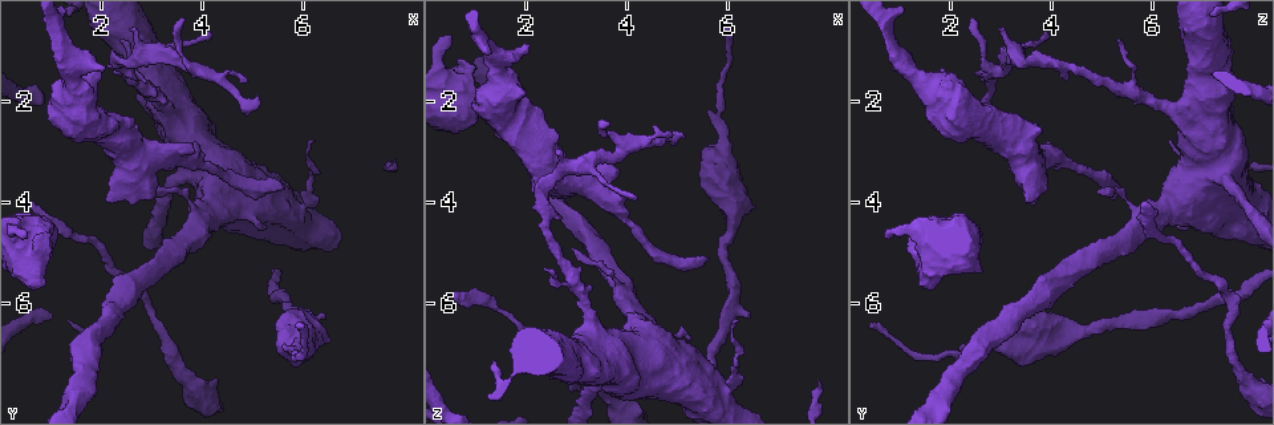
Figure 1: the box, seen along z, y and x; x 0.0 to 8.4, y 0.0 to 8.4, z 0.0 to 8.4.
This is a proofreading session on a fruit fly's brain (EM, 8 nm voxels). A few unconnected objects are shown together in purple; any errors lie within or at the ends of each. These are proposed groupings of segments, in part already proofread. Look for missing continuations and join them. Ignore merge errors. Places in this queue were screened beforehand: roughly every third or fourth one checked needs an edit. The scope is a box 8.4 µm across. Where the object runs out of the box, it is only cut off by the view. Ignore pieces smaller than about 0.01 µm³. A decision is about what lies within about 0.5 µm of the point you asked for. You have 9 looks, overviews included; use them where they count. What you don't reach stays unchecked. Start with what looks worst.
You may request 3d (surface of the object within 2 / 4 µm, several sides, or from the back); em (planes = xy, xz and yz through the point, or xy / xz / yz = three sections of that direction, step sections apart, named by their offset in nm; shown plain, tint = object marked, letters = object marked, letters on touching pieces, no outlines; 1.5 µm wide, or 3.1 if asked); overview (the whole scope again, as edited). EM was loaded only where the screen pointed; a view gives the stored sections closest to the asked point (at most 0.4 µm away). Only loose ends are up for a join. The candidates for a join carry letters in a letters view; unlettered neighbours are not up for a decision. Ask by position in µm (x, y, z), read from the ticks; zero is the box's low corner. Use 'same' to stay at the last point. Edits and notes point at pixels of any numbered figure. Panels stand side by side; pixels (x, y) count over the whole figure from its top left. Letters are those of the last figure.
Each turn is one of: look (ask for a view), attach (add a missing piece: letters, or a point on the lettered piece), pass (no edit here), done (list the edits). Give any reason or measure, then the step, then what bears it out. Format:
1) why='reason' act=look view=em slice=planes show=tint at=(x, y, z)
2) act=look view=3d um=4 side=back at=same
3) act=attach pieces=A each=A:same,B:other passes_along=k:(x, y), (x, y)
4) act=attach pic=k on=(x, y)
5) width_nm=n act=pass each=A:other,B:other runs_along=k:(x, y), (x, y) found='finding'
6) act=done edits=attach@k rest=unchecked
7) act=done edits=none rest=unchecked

why='thick end' act=look view=3d um=2 at=(2.05, 1.40, 0.95)

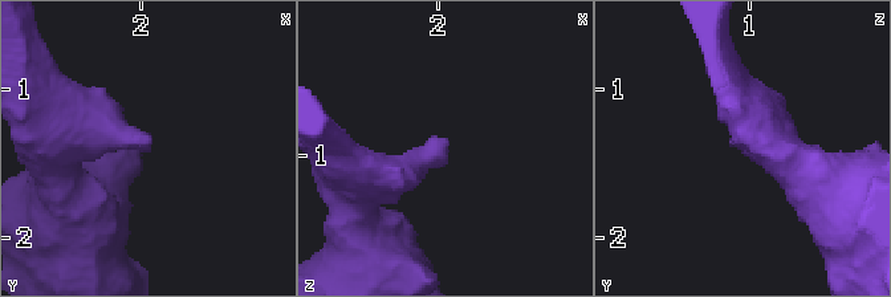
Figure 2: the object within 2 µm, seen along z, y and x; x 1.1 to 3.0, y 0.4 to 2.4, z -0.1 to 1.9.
why='need the tissue' act=look view=em slice=xz step=8 show=letters at=(2.02, 1.36, 0.88)

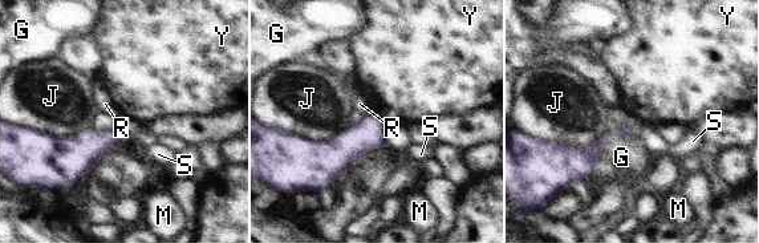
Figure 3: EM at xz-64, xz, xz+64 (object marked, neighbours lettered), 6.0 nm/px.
why='another direction' act=look view=em slice=planes show=letters at=same

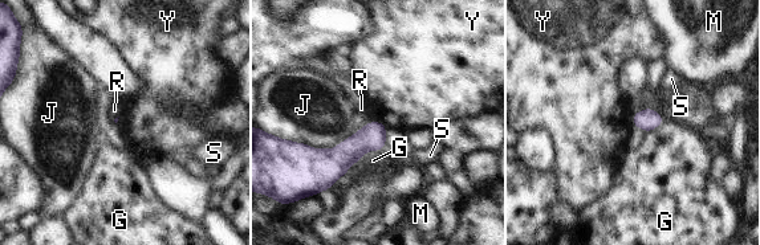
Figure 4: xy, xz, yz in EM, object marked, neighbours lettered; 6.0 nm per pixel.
act=pass each=G:other,J:other,M:other,R:other,S:other,Y:other border=4:(372, 119), (381, 121), (387, 126) found='no lettered piece goes on from it'

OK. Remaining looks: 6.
why='an open end' act=look view=em slice=xz step=4 show=tint at=(0.60, 4.05, 5.80)

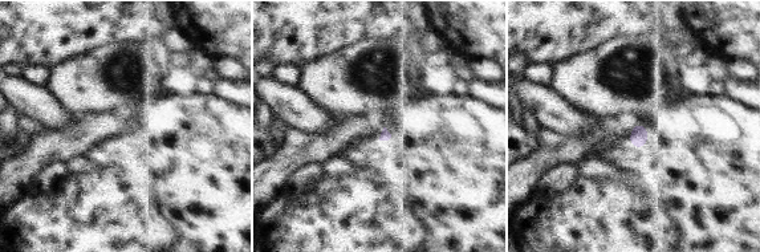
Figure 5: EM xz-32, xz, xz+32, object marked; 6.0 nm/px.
act=look view=em slice=planes show=letters at=same

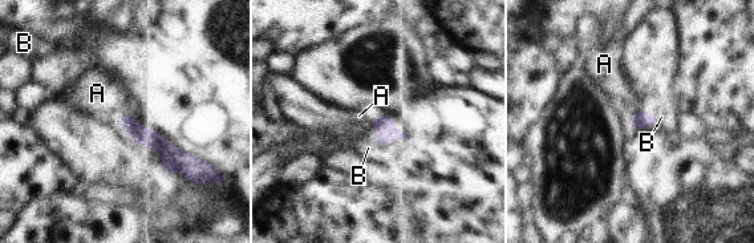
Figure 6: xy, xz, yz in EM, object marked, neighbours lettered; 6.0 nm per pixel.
longest_contact=A:120nm act=attach pieces=B each=A:other,B:same passes_along=6:(645, 118), (655, 118), (661, 117) found='the neuron continues'

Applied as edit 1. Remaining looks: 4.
why='thin end' act=look view=em slice=xz step=8 show=tint at=(6.15, 2.85, 6.30)

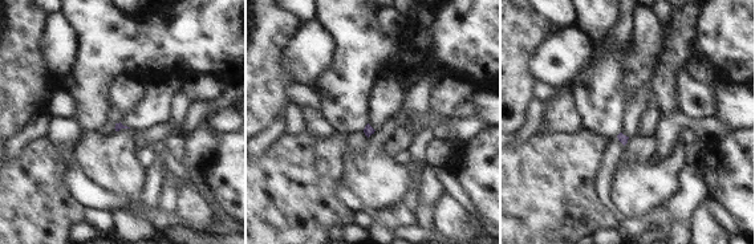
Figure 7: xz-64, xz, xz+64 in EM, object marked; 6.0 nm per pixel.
why='another direction' act=look view=em slice=planes show=letters at=same

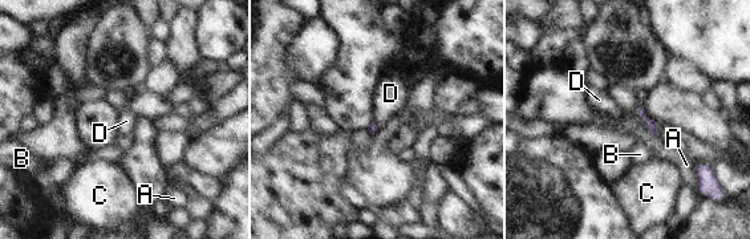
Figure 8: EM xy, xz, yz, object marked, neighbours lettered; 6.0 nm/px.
act=pass each=A:other,B:other,C:other,D:other border=8:(633, 110), (652, 133) found='no lettered piece goes on from it'

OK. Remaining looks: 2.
act=look view=em um=3.1 slice=planes show=letters at=(0.90, 5.65, 1.50)

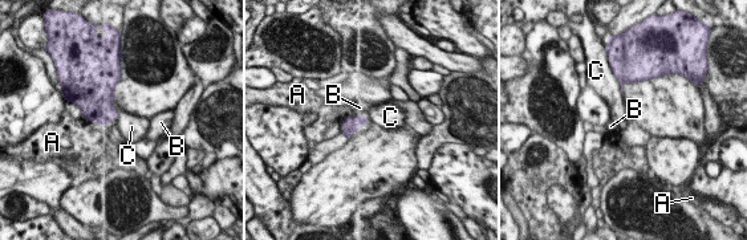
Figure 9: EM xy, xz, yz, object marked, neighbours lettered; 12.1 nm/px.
act=pass each=A:other,B:other,C:other border=9:(614, 77), (621, 93) found='none of them fits'

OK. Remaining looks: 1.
act=done edits=attach@6 rest=unchecked

